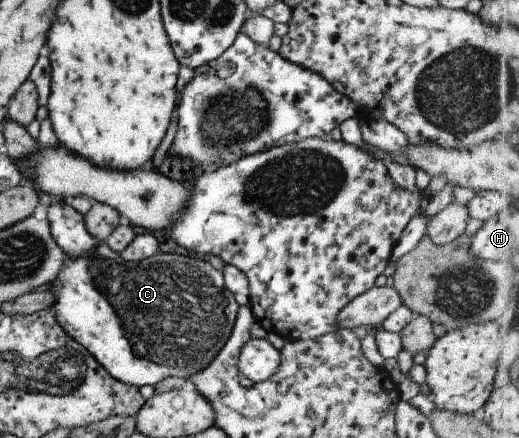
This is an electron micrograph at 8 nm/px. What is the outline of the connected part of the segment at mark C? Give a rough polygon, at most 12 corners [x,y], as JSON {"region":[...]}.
{"region":[[64,254],[57,325],[117,381],[187,380],[239,305],[207,261]]}

